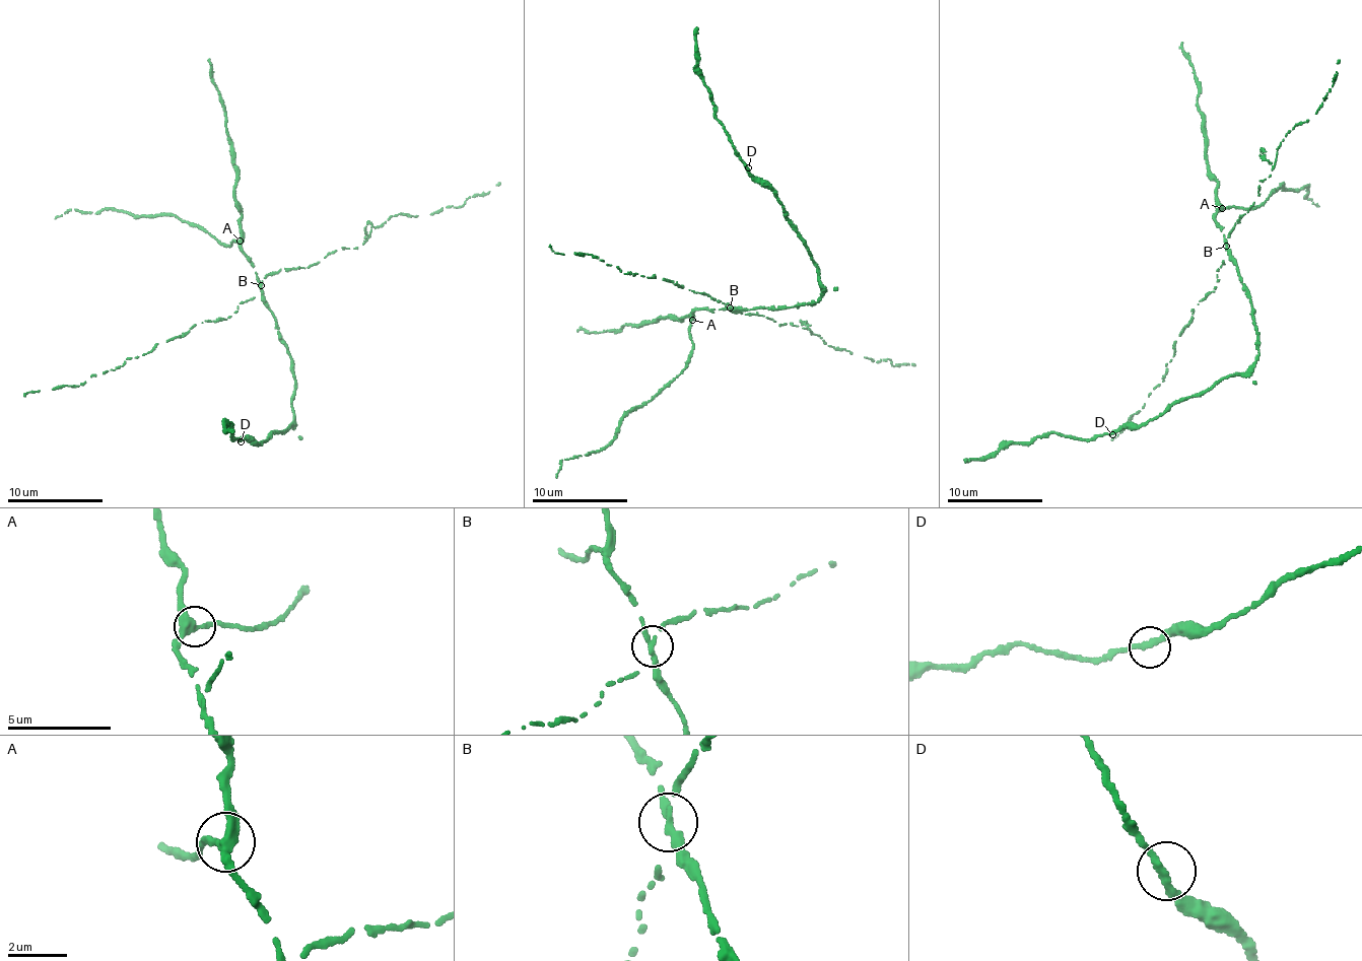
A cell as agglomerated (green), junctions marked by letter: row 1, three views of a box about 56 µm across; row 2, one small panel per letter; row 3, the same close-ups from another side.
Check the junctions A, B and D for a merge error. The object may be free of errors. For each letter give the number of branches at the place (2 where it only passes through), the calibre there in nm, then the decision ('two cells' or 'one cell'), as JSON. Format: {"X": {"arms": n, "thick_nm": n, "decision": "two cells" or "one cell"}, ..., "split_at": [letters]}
{"A": {"arms": 3, "thick_nm": 320, "decision": "one cell"}, "B": {"arms": 3, "thick_nm": 240, "decision": "two cells"}, "D": {"arms": 2, "thick_nm": 280, "decision": "one cell"}, "split_at": ["B"]}

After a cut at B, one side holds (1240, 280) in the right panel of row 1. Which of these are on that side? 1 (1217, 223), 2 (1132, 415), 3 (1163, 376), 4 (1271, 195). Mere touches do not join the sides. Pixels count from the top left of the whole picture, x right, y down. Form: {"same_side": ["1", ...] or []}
{"same_side": ["1", "4"]}

